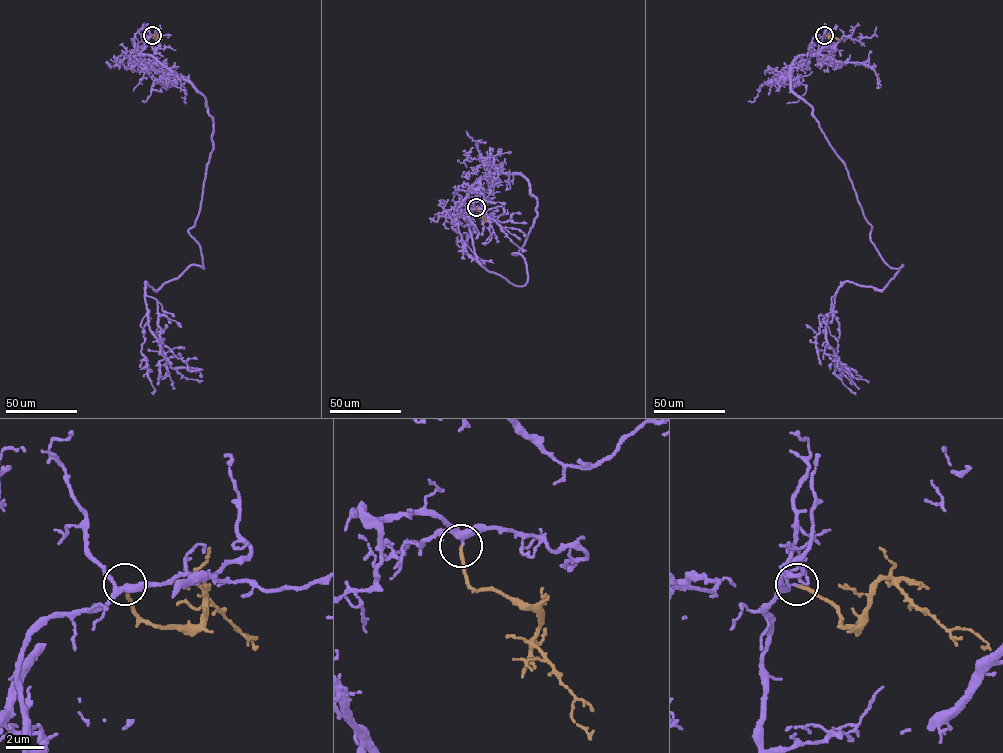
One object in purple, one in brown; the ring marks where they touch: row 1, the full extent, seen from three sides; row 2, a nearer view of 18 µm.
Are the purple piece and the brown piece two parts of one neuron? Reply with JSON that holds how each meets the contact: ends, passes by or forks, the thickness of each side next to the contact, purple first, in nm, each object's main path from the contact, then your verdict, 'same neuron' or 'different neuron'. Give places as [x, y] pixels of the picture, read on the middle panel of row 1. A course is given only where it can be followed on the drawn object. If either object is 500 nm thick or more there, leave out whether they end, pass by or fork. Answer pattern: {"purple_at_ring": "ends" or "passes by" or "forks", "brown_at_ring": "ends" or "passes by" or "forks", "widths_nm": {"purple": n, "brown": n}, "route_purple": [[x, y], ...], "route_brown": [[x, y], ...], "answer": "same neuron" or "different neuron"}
{"purple_at_ring": "forks", "brown_at_ring": "ends", "widths_nm": {"purple": 200, "brown": 190}, "route_purple": [[476, 207], [480, 178], [520, 174], [524, 285], [479, 262], [468, 219], [526, 250]], "route_brown": [[476, 207], [486, 222]], "answer": "same neuron"}

